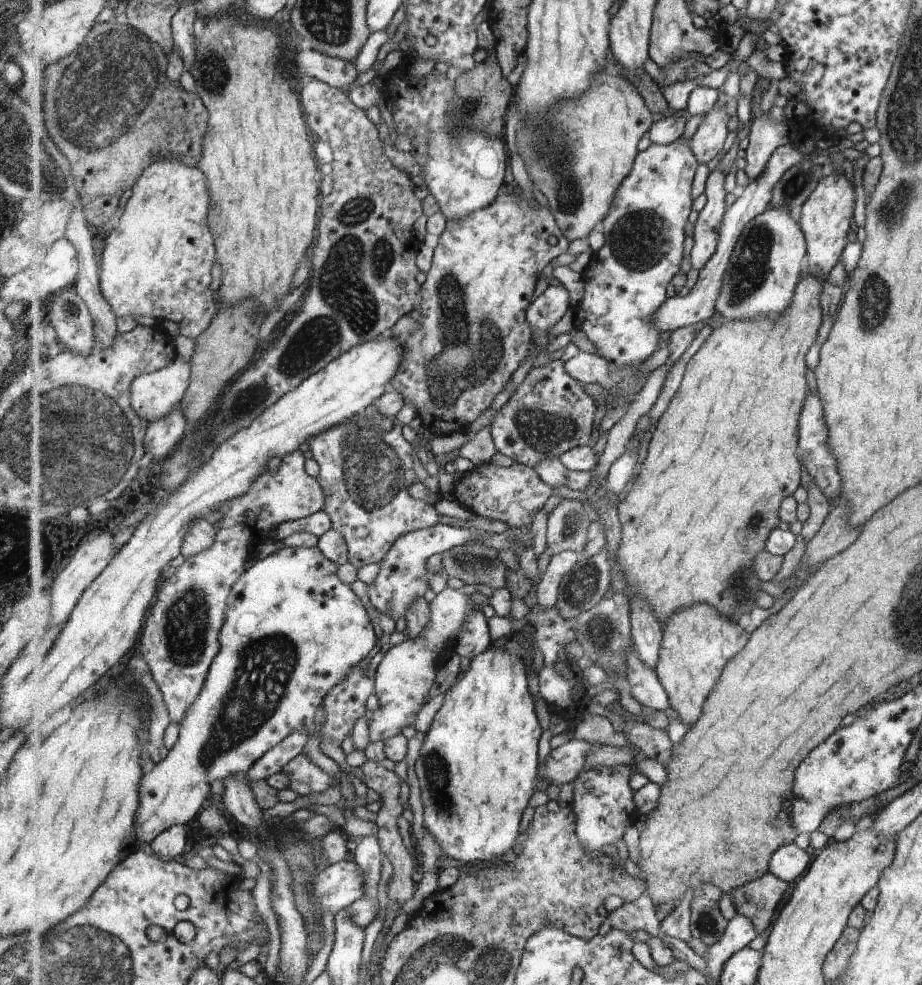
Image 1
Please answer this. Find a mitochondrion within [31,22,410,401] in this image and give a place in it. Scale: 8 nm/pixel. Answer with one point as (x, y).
(113, 83)

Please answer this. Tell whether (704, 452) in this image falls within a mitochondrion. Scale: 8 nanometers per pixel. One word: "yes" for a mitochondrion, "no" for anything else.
no

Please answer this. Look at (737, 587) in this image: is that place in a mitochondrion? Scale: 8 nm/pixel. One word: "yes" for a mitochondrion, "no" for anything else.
yes

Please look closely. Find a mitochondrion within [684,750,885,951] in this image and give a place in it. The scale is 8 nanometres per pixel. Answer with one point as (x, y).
(706, 924)

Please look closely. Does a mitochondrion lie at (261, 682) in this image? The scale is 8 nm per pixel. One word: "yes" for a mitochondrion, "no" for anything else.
yes

